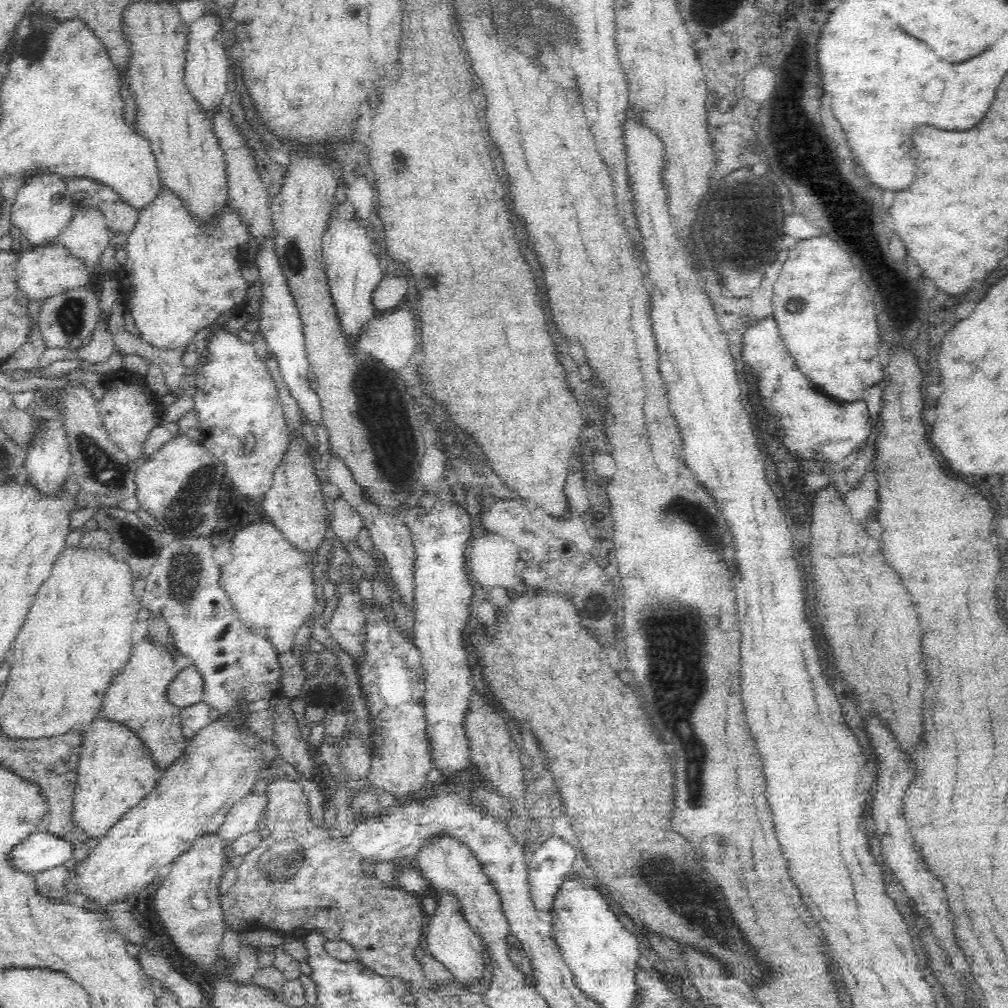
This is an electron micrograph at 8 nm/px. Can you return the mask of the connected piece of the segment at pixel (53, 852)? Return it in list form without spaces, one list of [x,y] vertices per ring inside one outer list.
[[[41,831],[12,850],[10,865],[34,874],[64,864],[72,854],[72,842]]]

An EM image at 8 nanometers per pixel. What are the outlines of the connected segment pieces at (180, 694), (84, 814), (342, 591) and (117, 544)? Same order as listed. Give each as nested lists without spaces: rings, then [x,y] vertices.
[[[192,664],[179,671],[168,688],[167,696],[177,708],[182,709],[203,701],[204,688],[204,677]]]
[[[102,715],[82,727],[84,734],[82,734],[82,746],[80,746],[80,758],[77,766],[72,819],[82,829],[85,838],[100,840],[106,836],[114,824],[117,824],[125,812],[138,804],[155,787],[162,770],[155,764],[153,753],[149,750],[148,745],[129,726],[113,722]]]
[[[343,581],[336,585],[336,594],[338,597],[338,606],[332,614],[330,621],[327,622],[327,628],[330,636],[336,641],[337,646],[349,654],[349,652],[358,652],[361,649],[363,641],[363,614],[359,612],[362,600],[354,584],[344,583]]]
[[[98,505],[98,510],[94,512],[93,518],[100,529],[110,533],[109,549],[112,556],[129,564],[134,580],[138,577],[146,578],[149,575],[150,568],[156,564],[161,551],[160,530],[146,526],[135,513],[120,509],[118,506],[114,508],[114,505]]]

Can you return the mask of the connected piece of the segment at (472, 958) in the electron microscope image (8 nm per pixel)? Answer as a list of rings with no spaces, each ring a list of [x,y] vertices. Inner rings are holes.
[[[452,889],[439,892],[438,907],[424,922],[423,946],[428,948],[432,956],[441,962],[454,976],[455,987],[470,987],[483,976],[484,963],[483,946],[478,935],[470,928],[470,923],[462,914],[462,905],[458,895]]]

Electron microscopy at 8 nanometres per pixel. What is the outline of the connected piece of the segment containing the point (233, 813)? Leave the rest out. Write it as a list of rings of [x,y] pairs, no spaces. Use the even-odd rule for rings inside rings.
[[[250,792],[237,800],[228,811],[216,836],[227,846],[242,835],[255,832],[262,825],[266,804],[267,793],[260,796],[256,792]]]

